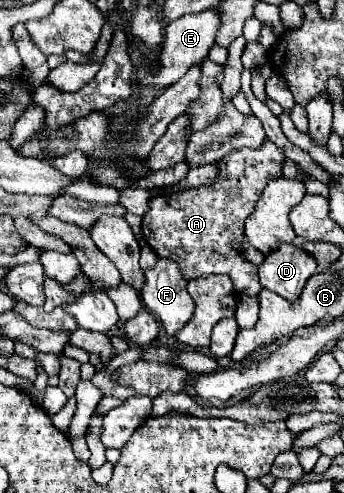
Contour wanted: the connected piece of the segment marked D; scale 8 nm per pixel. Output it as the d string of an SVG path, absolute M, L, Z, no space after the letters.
M283 244L279 250L265 256L259 266L261 286L293 302L303 292L307 280L317 272L315 260L293 244Z

